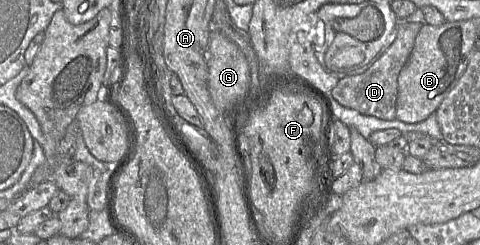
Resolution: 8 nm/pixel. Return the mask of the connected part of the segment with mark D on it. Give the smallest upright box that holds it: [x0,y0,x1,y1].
[331,21,422,120]

